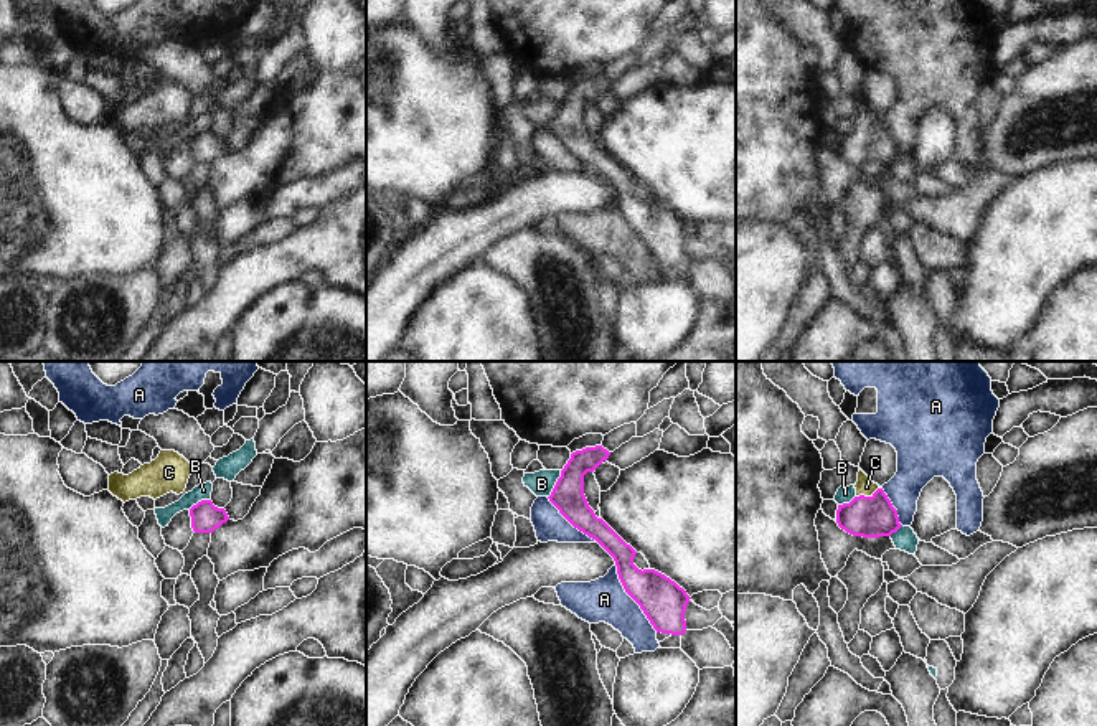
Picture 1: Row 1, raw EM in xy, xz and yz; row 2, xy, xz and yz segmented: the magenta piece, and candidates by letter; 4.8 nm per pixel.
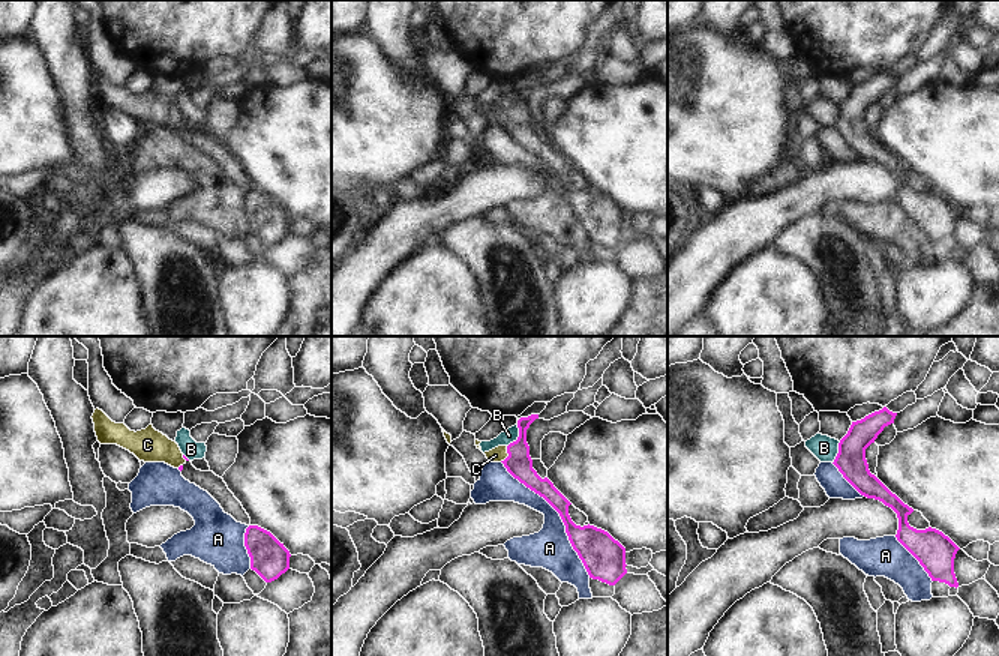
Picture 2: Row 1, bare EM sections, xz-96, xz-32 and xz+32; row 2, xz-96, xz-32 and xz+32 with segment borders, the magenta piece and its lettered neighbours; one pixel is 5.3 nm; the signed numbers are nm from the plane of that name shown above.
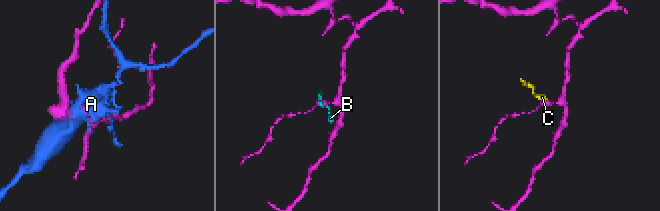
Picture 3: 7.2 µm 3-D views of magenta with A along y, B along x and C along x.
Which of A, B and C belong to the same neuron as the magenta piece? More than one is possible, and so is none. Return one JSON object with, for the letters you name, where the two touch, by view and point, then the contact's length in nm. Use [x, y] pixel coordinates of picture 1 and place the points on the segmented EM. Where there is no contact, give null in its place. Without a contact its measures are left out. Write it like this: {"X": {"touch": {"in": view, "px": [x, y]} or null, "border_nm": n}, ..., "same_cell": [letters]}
{"C": {"touch": {"in": "yz", "px": [868, 497]}, "border_nm": 130}, "same_cell": ["C"]}

